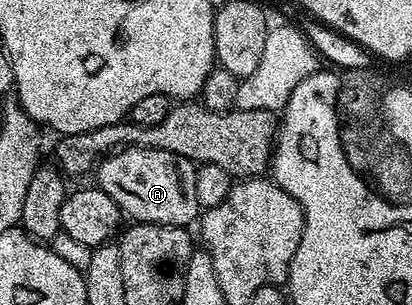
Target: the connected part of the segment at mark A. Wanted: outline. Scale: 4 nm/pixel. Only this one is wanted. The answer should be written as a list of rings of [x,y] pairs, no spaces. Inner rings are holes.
[[[126,146],[100,159],[95,167],[95,185],[114,204],[118,204],[121,215],[132,217],[133,223],[149,222],[150,224],[162,224],[163,226],[191,227],[199,219],[202,207],[198,204],[196,189],[196,167],[186,156],[178,156],[169,150],[151,150],[148,146]]]

